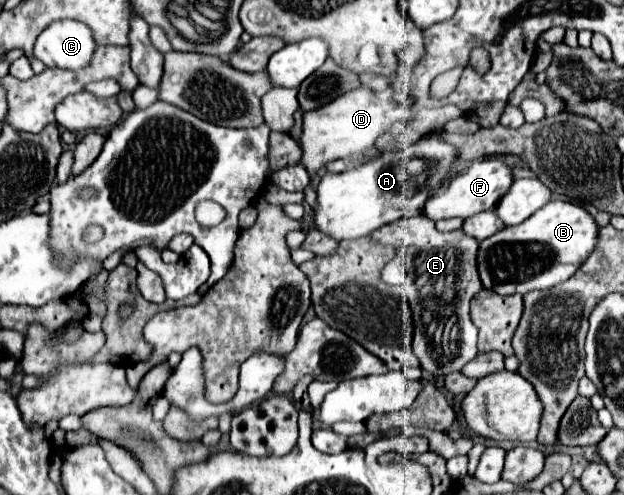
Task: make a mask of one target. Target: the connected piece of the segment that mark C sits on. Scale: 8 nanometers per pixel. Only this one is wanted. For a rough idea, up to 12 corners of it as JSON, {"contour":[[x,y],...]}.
{"contour":[[78,21],[48,25],[34,43],[46,67],[82,69],[96,43]]}

